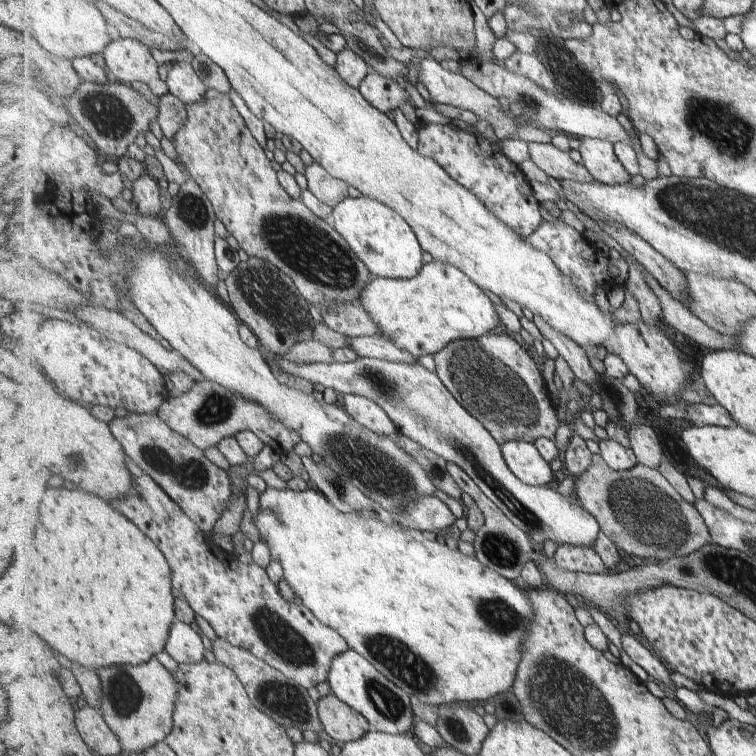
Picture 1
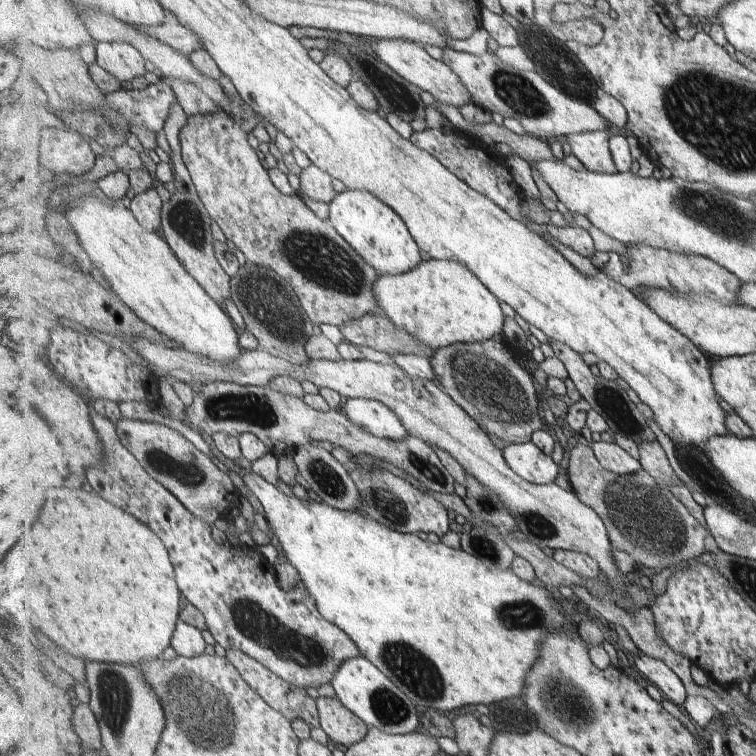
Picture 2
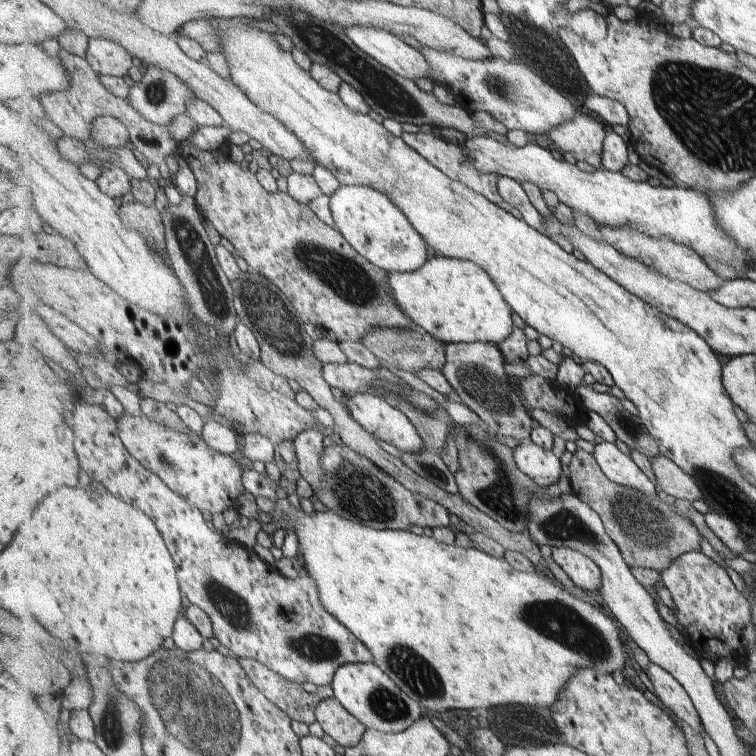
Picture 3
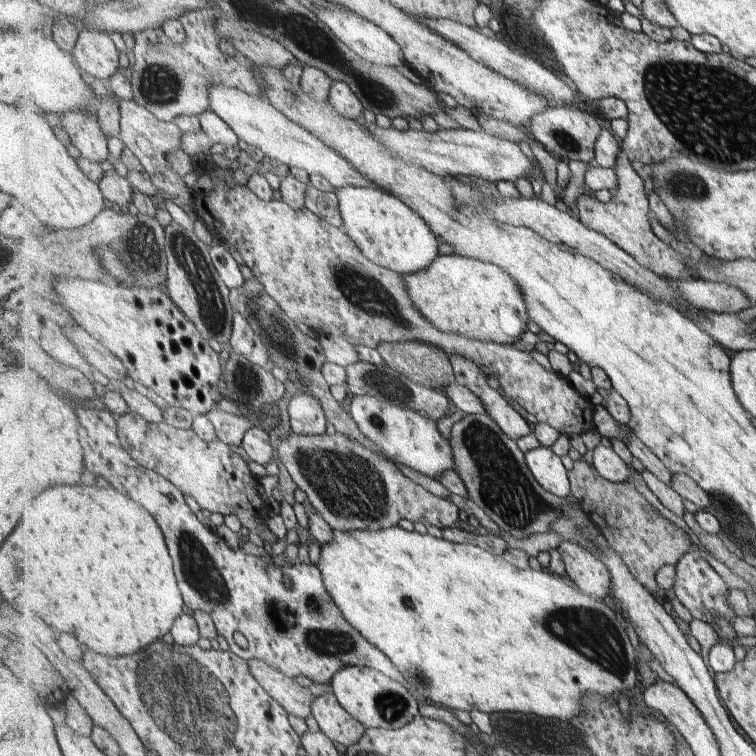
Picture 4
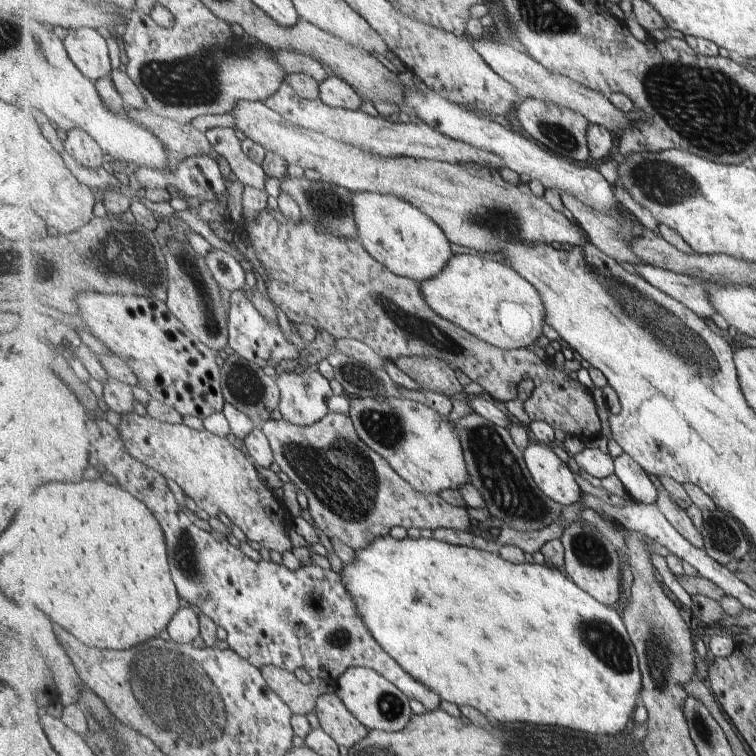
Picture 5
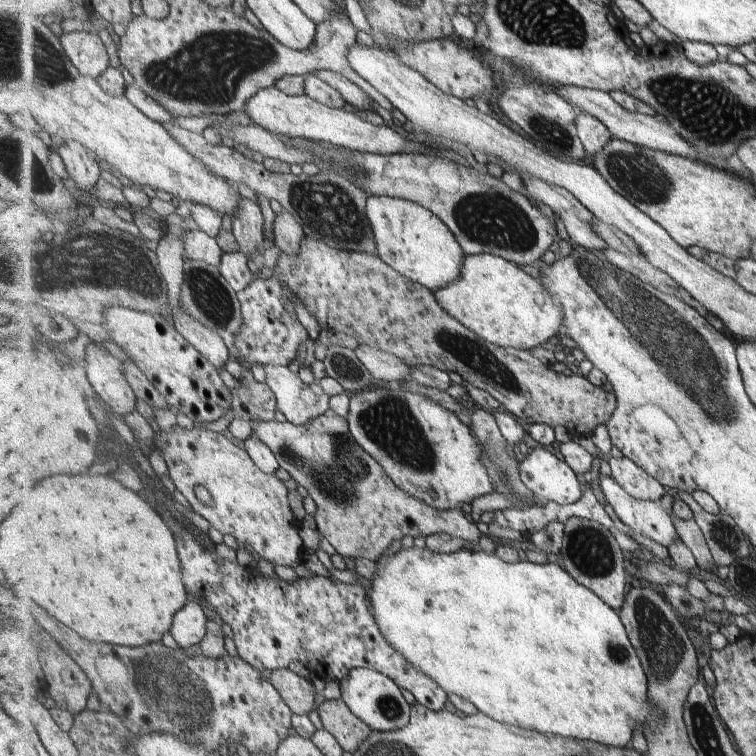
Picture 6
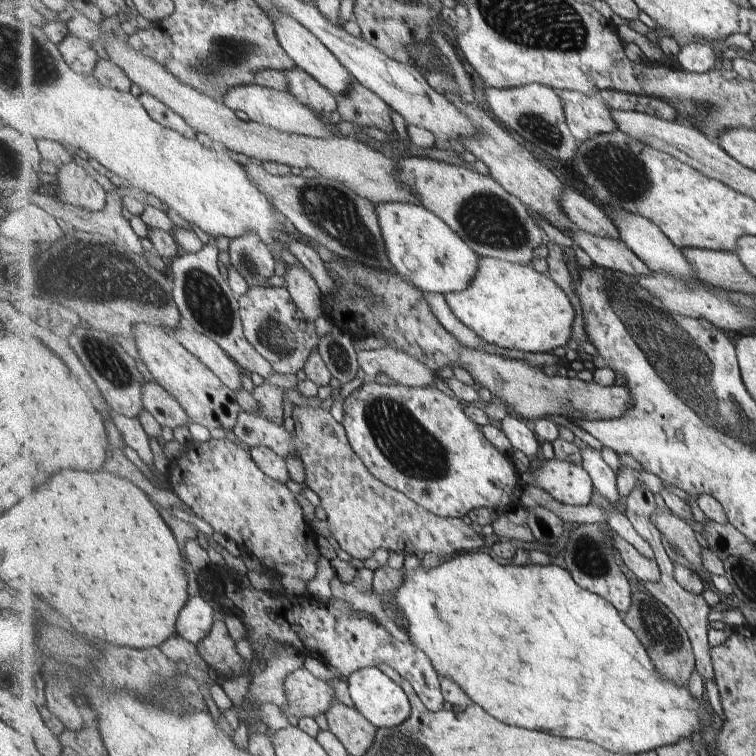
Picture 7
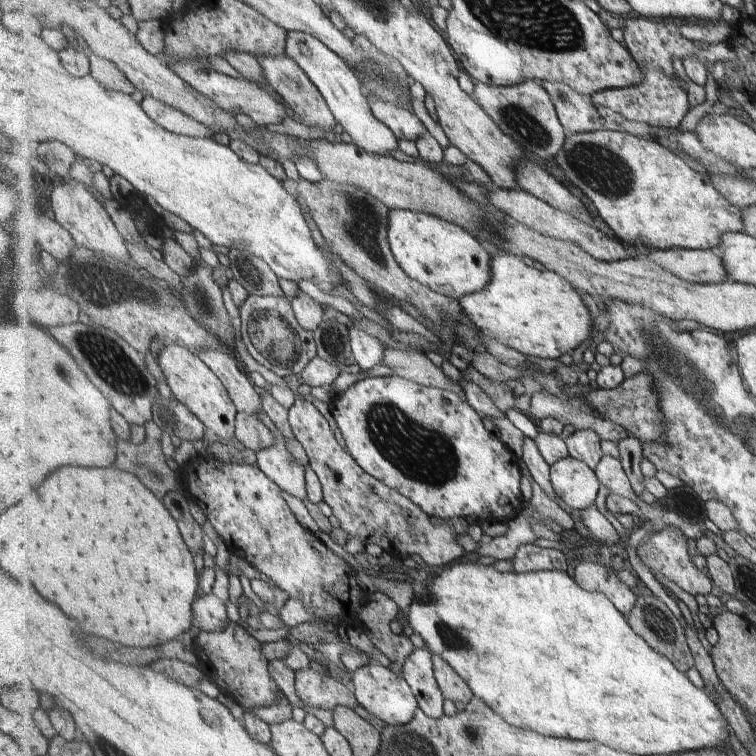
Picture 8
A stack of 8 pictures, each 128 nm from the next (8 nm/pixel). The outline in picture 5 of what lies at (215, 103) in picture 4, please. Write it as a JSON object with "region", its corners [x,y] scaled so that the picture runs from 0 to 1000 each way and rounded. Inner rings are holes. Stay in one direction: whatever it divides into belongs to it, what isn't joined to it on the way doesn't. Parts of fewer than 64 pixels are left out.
{"region":[[[317,134],[312,146],[306,149],[311,156],[311,169],[319,181],[327,180],[345,190],[353,200],[365,202],[380,216],[394,218],[402,225],[417,225],[430,239],[440,241],[447,246],[459,249],[470,255],[491,254],[512,258],[524,258],[542,270],[552,272],[567,287],[578,294],[601,324],[620,328],[639,335],[663,335],[669,324],[728,324],[739,321],[746,327],[761,324],[774,325],[782,321],[762,295],[747,288],[747,283],[737,280],[726,272],[726,267],[716,261],[705,259],[701,253],[692,251],[689,246],[657,246],[642,235],[626,233],[618,222],[607,216],[591,216],[587,213],[549,210],[545,208],[504,208],[496,202],[488,202],[450,187],[437,184],[426,176],[403,171],[385,161],[374,153],[354,143],[348,134]]]}

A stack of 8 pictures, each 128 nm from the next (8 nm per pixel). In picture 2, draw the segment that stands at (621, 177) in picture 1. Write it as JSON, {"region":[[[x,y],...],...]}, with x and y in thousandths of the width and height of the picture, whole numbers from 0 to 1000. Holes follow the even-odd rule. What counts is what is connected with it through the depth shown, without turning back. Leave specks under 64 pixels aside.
{"region":[[[775,173],[750,180],[755,201],[771,214],[778,226],[790,229],[817,229],[807,198],[807,176]]]}

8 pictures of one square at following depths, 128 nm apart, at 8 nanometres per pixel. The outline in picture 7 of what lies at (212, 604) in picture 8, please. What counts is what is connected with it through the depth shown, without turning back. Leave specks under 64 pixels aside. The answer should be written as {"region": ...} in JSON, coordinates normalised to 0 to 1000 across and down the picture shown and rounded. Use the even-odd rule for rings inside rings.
{"region":[[[266,784],[250,792],[234,820],[234,839],[242,841],[255,854],[262,854],[282,831],[284,804],[274,796],[272,786]]]}

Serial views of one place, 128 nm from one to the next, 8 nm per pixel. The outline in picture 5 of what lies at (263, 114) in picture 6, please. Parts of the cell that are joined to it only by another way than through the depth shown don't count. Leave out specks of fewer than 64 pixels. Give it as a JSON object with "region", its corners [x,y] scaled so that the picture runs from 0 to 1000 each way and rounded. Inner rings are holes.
{"region":[[[380,106],[365,124],[348,135],[354,143],[392,167],[426,176],[437,184],[468,192],[480,200],[496,202],[504,208],[545,208],[591,216],[626,214],[657,226],[668,220],[667,213],[656,205],[632,198],[620,190],[606,188],[558,161],[552,164],[520,164],[520,161],[512,161],[501,153],[497,156],[496,153],[488,153],[480,146],[451,144],[430,139],[423,131],[403,131],[393,126],[393,122],[381,111]]]}

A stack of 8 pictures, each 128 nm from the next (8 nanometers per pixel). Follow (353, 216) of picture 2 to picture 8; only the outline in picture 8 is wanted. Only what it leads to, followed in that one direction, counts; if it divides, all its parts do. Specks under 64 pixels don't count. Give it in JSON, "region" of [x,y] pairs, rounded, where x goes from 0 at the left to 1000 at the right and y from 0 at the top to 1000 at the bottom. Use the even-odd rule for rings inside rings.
{"region":[[[516,276],[513,308],[520,336],[538,365],[578,389],[604,398],[618,389],[636,386],[652,370],[652,339],[610,298],[570,282]]]}

